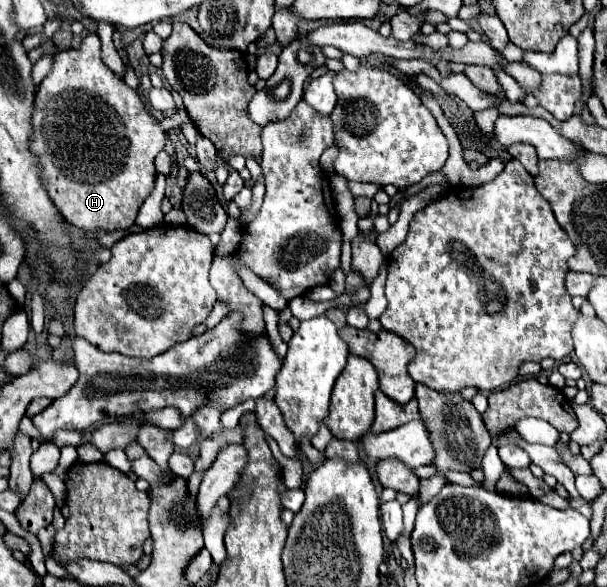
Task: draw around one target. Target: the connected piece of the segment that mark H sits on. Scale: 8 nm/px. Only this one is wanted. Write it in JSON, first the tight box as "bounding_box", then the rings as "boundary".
{"bounding_box":[31,33,190,231],"boundary":[[[95,33],[87,35],[81,41],[79,49],[65,49],[59,51],[55,55],[55,63],[51,73],[41,81],[39,89],[37,89],[37,97],[35,97],[35,111],[33,111],[33,129],[35,129],[35,139],[31,143],[31,151],[39,157],[39,163],[43,165],[43,175],[47,175],[47,191],[49,197],[53,199],[53,203],[59,207],[59,213],[65,217],[65,221],[69,221],[71,225],[83,229],[83,231],[97,231],[97,229],[105,229],[105,231],[115,231],[115,229],[129,229],[135,223],[135,217],[139,213],[139,207],[143,205],[143,201],[149,197],[149,193],[155,187],[155,157],[157,153],[165,147],[165,133],[168,129],[179,128],[184,122],[190,121],[187,112],[177,111],[172,117],[164,118],[162,121],[157,121],[145,107],[145,103],[141,101],[139,91],[131,89],[121,77],[117,77],[111,69],[105,67],[105,63],[101,61],[101,41]]]}

